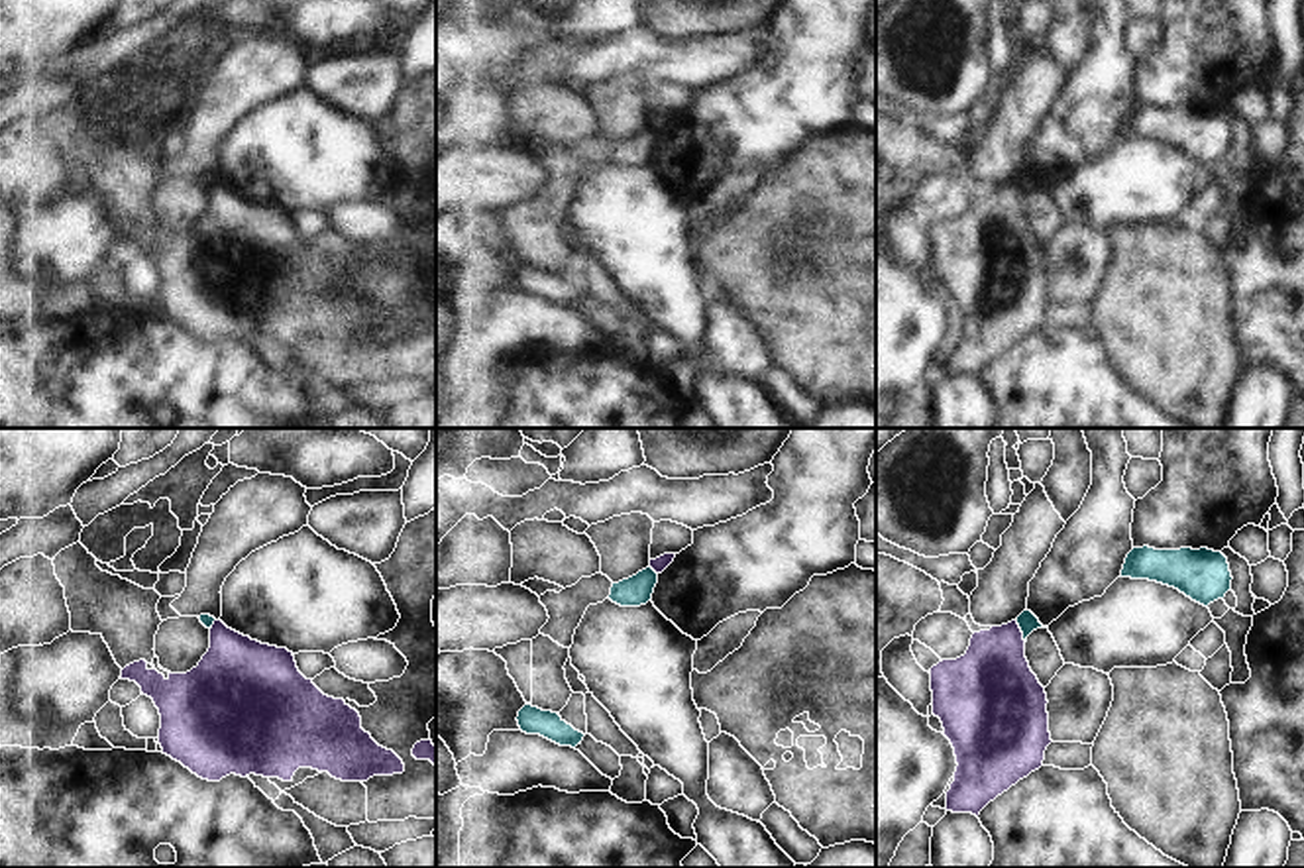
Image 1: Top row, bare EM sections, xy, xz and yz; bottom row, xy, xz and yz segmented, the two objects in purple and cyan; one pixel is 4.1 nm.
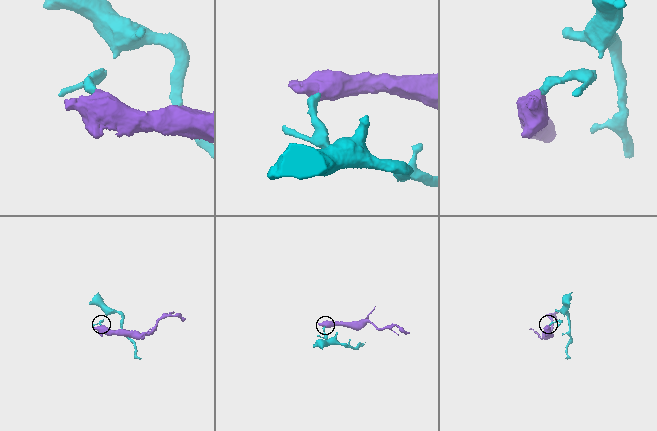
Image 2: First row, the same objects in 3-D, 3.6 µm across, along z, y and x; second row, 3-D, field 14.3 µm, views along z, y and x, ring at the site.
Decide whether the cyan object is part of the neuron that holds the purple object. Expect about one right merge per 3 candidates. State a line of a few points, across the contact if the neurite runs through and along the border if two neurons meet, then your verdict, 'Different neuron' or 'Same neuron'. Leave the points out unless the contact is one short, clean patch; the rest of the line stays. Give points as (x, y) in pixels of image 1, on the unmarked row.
Line: yz (1016, 181), (1026, 201). Different neuron

